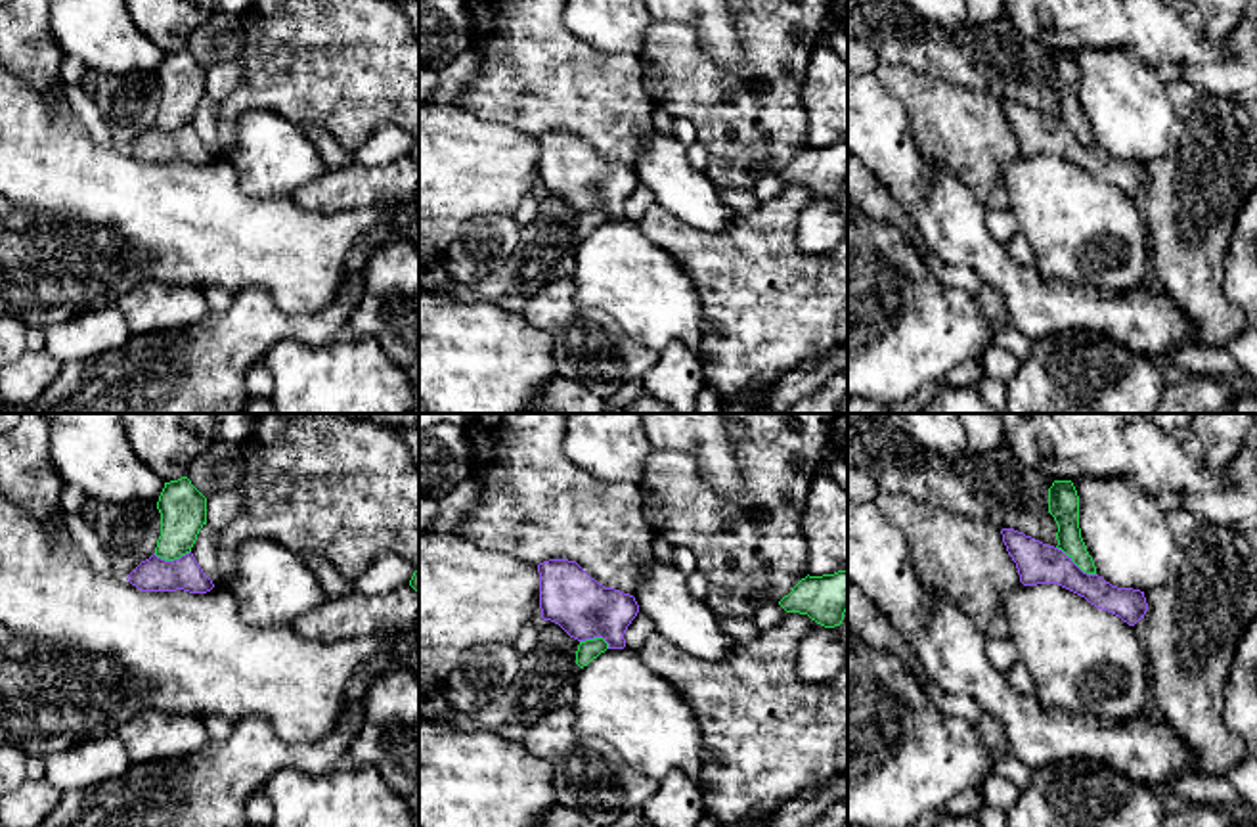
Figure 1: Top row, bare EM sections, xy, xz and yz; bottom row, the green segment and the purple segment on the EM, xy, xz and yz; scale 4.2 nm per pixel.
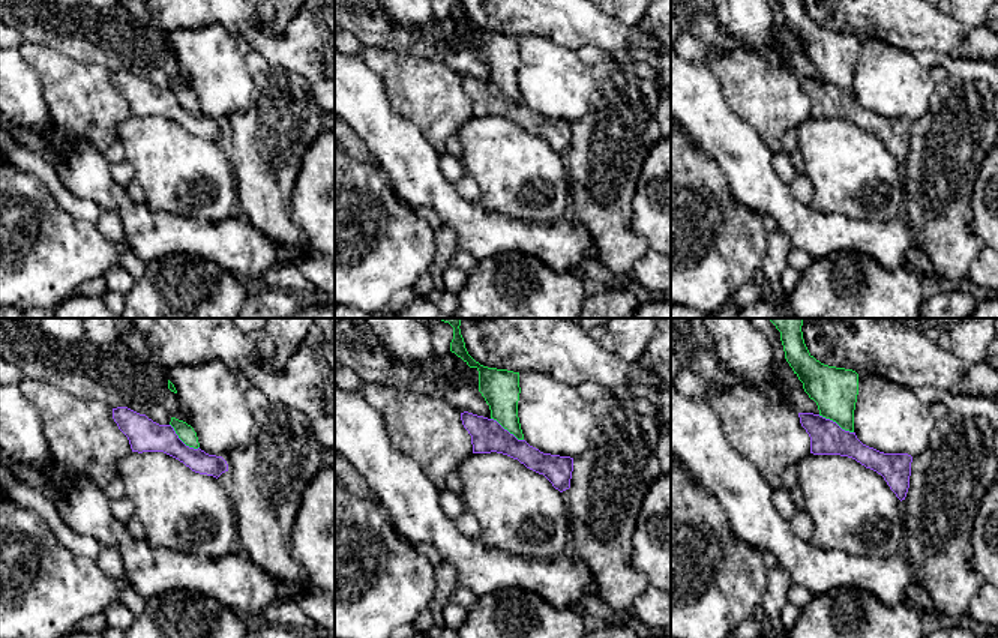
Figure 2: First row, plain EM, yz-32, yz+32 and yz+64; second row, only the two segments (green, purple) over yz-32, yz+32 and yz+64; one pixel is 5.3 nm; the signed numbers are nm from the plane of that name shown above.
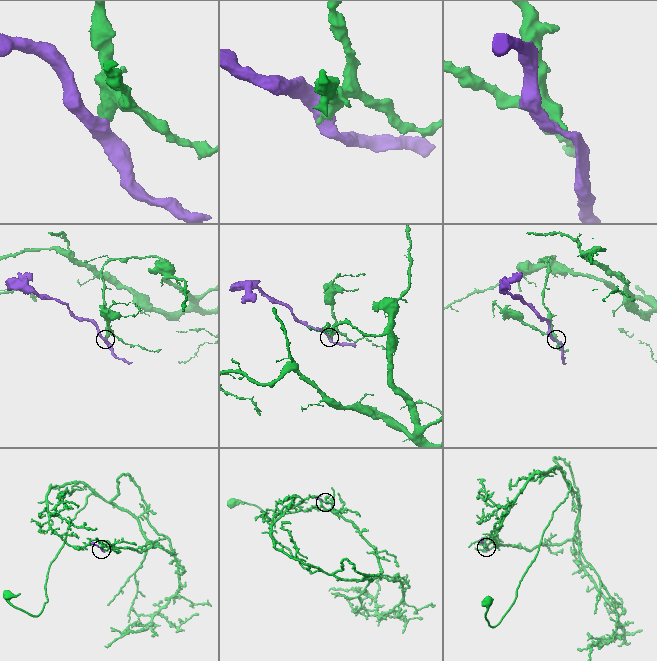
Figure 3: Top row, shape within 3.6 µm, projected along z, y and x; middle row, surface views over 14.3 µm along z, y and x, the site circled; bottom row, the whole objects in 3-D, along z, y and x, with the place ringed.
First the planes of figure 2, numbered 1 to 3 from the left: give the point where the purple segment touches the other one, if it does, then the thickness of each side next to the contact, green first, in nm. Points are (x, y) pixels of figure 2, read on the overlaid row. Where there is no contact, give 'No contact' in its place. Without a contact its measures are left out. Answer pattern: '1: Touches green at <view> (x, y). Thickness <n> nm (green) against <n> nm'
1: Touches green at yz-32 (182, 440). Thickness 90 nm (green) against 180 nm
2: Touches green at yz+32 (508, 430). Thickness 200 nm (green) against 180 nm
3: Touches green at yz+64 (836, 422). Thickness 240 nm (green) against 180 nm

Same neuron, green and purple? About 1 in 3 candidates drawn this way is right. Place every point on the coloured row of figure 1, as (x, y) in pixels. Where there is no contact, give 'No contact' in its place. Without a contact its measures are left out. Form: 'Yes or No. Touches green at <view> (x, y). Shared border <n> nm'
No. Touches green at yz (1076, 563). Shared border 200 nm

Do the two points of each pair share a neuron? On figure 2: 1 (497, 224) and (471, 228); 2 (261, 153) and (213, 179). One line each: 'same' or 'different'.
1: same
2: different

